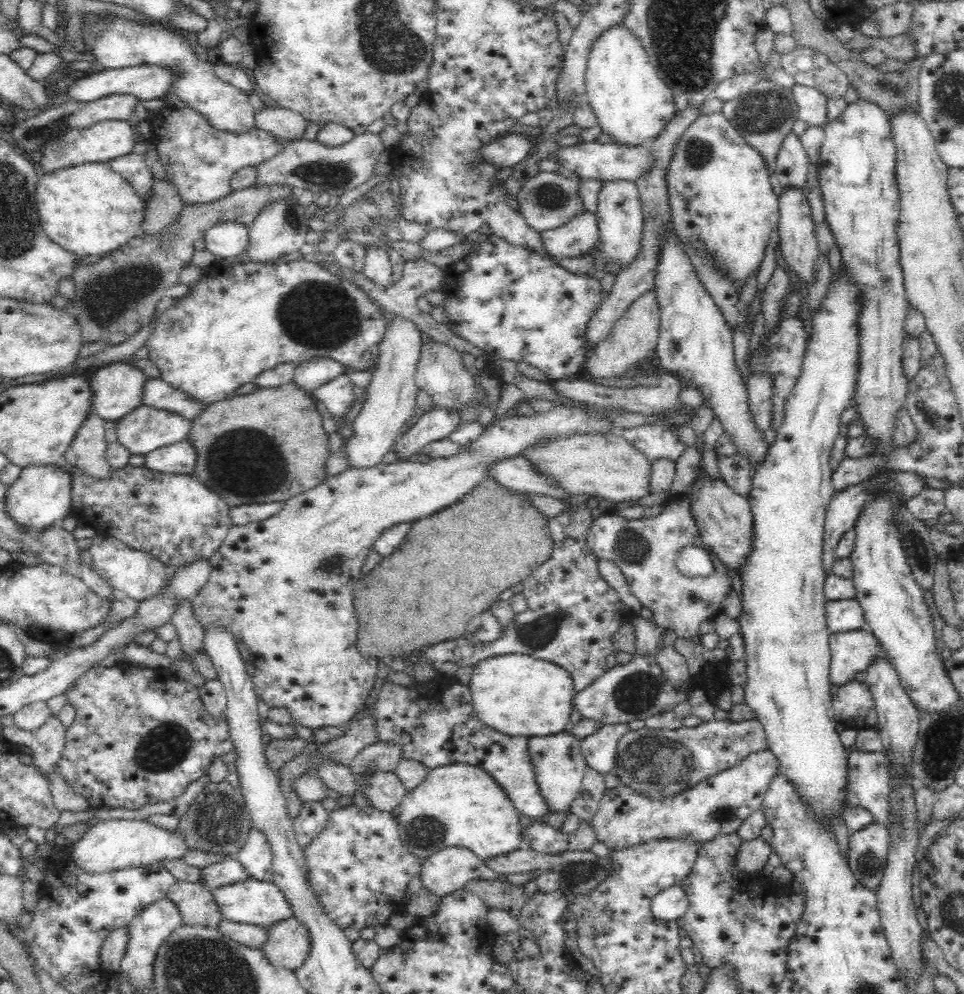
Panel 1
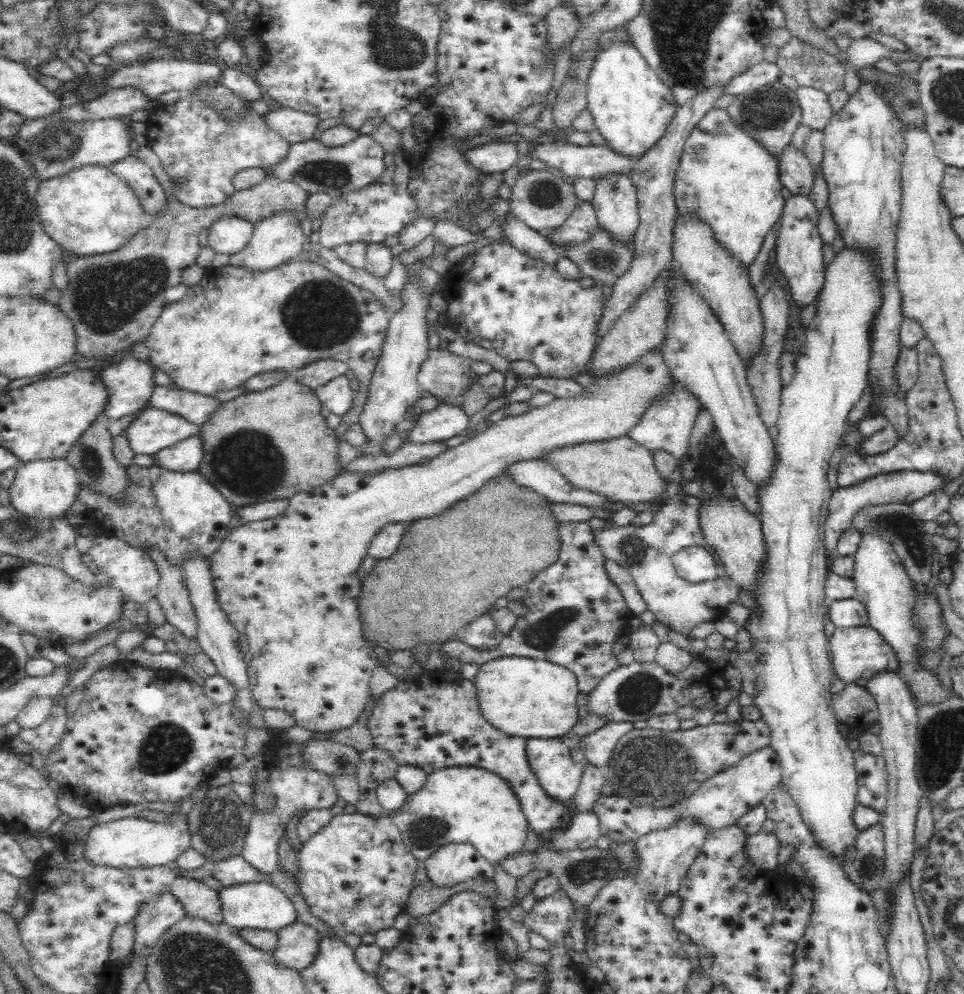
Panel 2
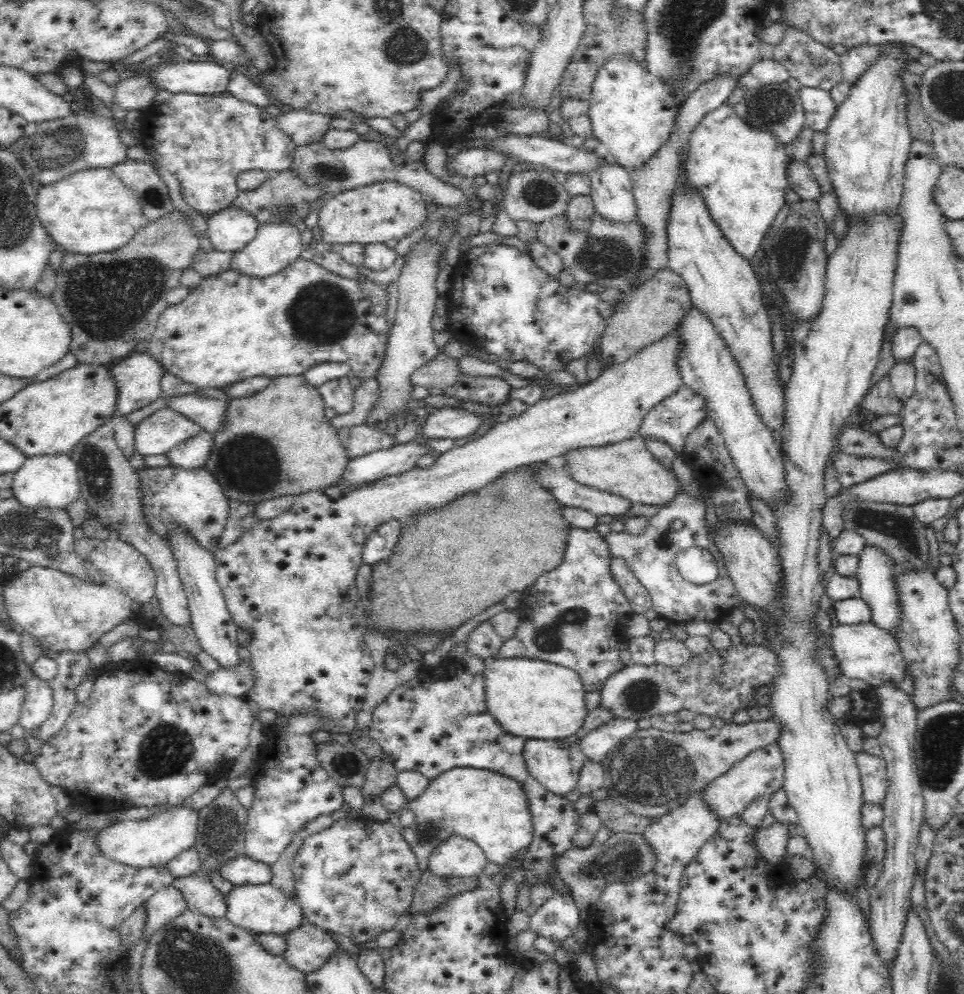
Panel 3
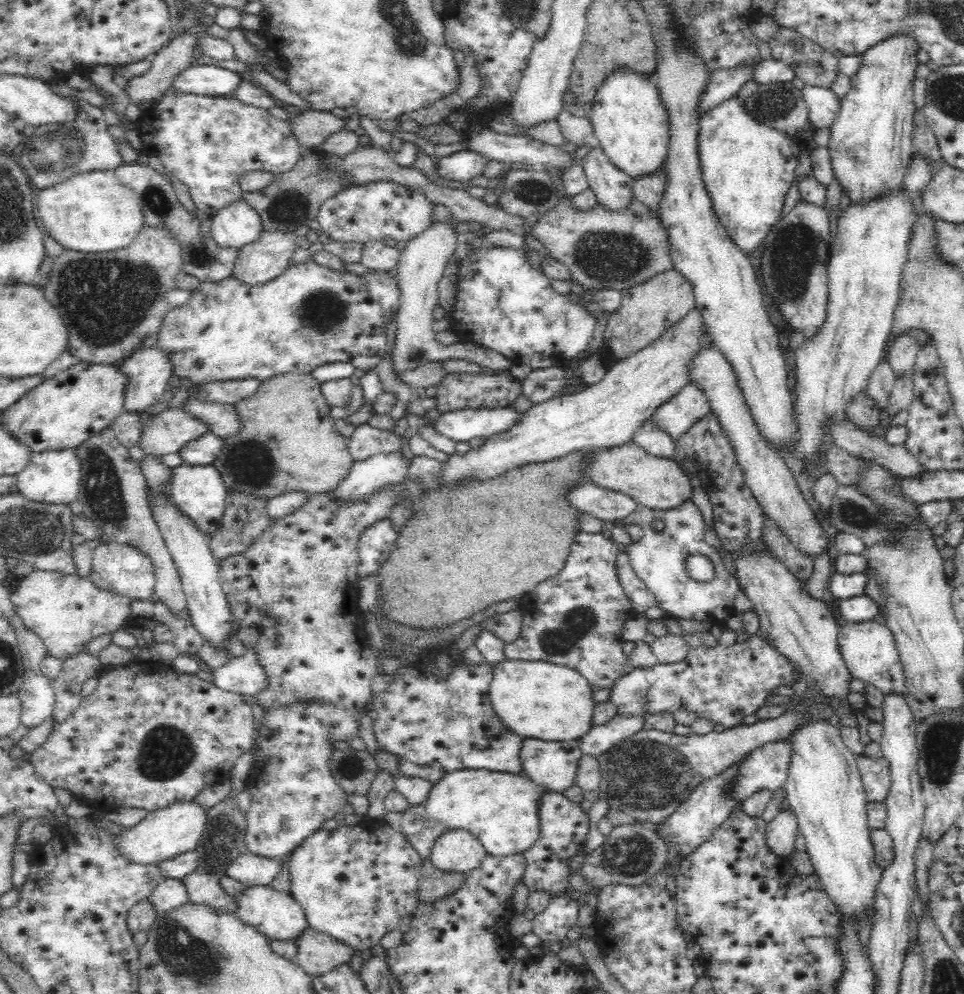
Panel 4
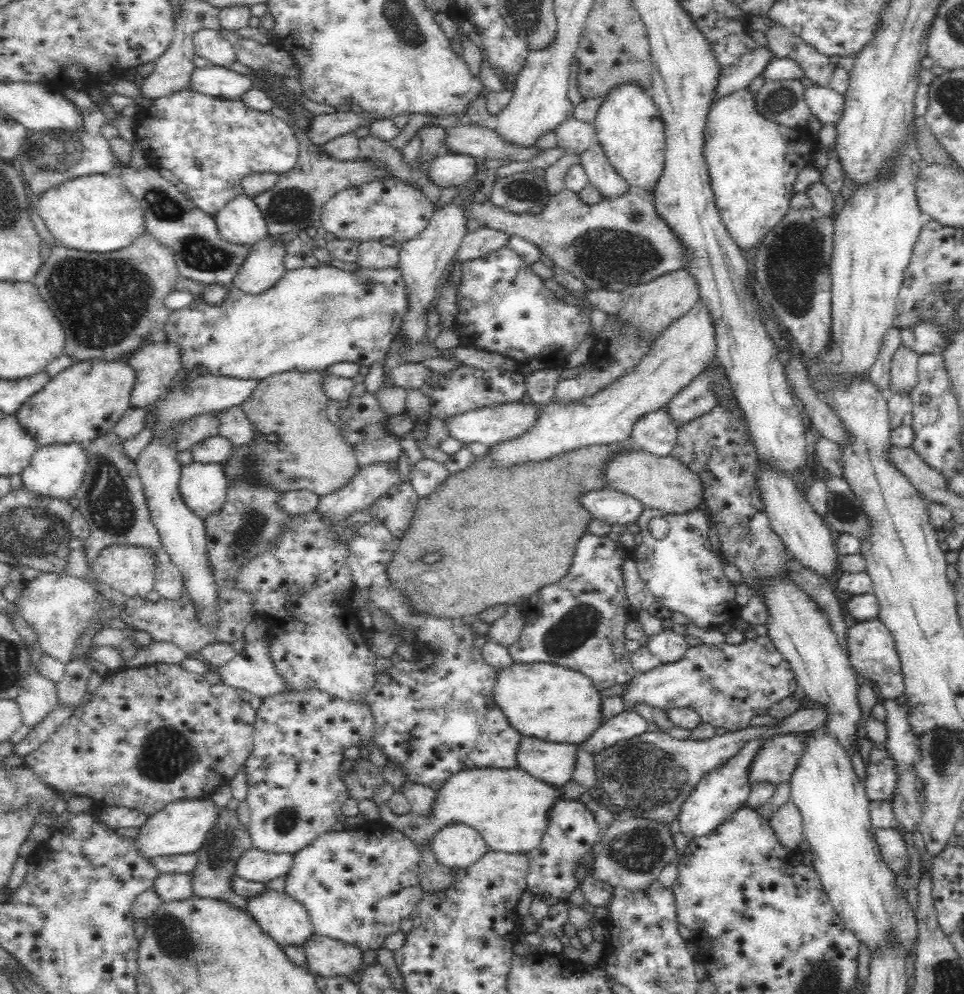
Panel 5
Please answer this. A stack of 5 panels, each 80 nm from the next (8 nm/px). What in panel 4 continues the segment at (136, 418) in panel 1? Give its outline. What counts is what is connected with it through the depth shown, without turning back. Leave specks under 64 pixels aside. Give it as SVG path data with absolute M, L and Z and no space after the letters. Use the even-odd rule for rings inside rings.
M166 407L143 421L137 444L145 455L164 456L178 452L184 444L208 431L204 421L180 407Z

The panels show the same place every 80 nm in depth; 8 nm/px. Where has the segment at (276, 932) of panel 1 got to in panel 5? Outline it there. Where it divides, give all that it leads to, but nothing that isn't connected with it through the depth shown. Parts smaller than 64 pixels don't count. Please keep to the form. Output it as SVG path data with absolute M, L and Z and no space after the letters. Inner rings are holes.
M310 934L302 948L306 955L306 964L303 966L315 975L352 976L356 974L356 970L360 970L362 964L362 951L357 946L330 936Z

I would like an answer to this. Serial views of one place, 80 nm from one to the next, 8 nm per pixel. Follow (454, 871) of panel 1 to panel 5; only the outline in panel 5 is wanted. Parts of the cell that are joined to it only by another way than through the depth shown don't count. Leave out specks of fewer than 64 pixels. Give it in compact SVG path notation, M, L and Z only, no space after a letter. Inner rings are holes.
M451 824L432 836L431 849L439 864L464 870L476 864L489 851L482 835L466 824Z

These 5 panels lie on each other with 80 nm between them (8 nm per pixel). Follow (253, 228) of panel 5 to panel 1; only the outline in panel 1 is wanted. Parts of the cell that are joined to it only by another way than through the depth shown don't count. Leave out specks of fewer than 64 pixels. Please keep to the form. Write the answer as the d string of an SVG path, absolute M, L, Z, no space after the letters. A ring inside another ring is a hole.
M224 221L212 225L204 233L204 248L219 260L228 260L247 252L249 245L248 227L236 221Z

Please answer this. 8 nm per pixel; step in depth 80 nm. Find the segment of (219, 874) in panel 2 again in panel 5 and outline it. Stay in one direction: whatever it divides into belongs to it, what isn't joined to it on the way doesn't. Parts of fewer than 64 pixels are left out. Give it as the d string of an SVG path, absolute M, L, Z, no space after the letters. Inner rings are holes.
M248 849L239 857L234 876L246 881L267 883L285 876L293 864L293 853L275 854L258 849Z

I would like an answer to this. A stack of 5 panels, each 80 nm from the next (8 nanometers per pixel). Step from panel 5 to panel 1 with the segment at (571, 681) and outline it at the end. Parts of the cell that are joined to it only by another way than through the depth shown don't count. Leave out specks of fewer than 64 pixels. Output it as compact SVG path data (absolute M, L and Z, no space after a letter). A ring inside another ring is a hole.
M504 654L480 660L472 666L470 687L475 715L483 723L508 736L556 735L567 729L574 688L568 671L530 655Z

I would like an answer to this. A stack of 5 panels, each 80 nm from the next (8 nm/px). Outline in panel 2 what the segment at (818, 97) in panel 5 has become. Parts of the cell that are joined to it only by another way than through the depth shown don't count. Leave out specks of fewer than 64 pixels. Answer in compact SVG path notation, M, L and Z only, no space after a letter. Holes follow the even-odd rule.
M798 86L795 93L801 108L801 122L811 129L823 130L833 115L827 93L805 86Z

